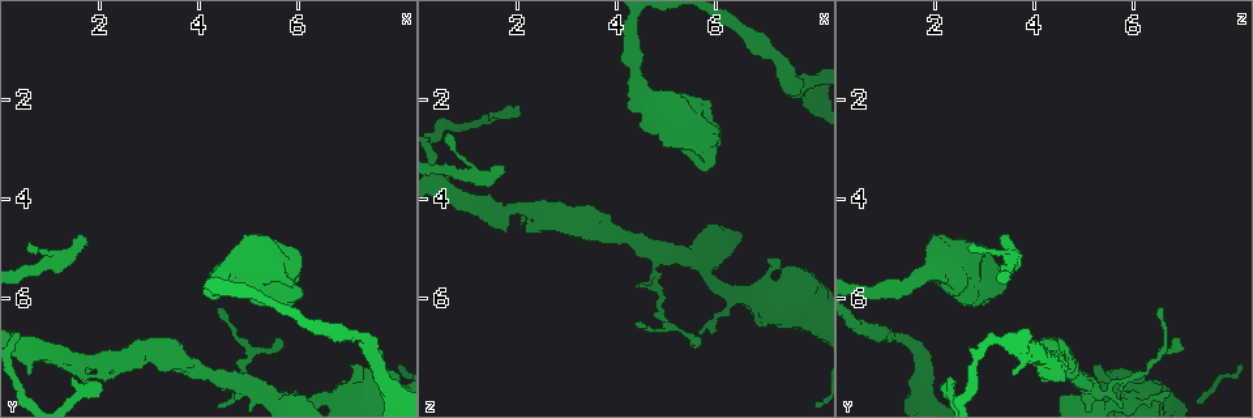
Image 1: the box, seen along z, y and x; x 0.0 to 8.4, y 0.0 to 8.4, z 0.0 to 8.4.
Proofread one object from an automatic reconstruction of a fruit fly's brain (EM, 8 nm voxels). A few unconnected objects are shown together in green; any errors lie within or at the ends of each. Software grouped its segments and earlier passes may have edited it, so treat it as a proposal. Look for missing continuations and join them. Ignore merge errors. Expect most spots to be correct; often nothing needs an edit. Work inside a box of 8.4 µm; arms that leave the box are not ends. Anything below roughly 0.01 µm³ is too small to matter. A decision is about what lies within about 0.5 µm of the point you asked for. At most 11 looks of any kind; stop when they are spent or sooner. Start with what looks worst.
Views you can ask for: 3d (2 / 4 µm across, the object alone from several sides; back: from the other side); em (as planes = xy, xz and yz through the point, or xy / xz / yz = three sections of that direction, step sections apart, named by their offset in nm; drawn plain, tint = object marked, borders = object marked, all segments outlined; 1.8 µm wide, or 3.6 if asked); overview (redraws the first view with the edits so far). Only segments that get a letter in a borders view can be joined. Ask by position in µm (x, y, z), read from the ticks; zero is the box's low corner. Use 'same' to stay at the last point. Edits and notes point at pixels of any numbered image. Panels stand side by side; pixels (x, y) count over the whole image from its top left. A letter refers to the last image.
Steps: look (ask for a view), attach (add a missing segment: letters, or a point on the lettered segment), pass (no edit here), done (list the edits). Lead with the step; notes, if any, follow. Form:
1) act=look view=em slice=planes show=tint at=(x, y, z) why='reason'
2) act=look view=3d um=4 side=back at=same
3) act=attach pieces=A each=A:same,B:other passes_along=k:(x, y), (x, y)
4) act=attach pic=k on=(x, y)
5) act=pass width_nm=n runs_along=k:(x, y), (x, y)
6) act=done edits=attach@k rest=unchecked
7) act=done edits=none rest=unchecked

act=look view=em slice=planes show=borders at=(1.65, 4.70, 3.45) why='an open end'

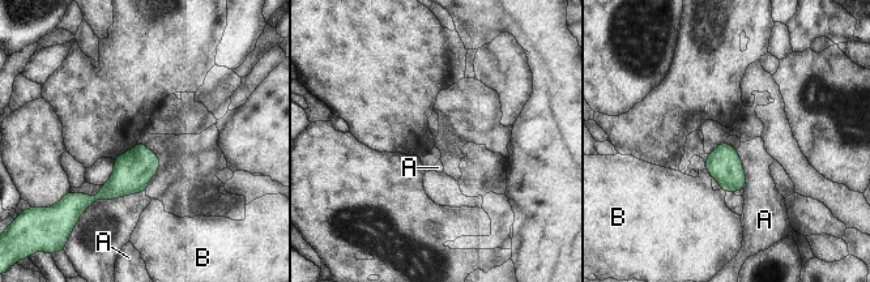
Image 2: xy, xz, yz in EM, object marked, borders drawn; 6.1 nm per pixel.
act=pass each=A:other,B:other found='none of them fits'

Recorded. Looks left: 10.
act=look view=3d um=2 at=(2.05, 7.80, 2.15) why='tapers out'

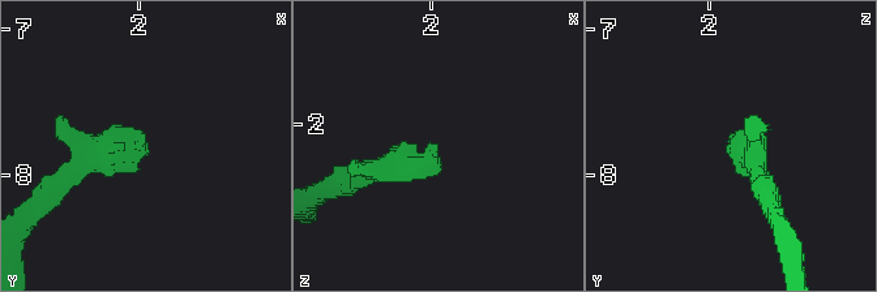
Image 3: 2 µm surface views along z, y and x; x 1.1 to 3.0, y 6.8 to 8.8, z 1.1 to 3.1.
act=look view=em slice=planes show=plain at=(2.02, 7.76, 2.12) why='now the EM'

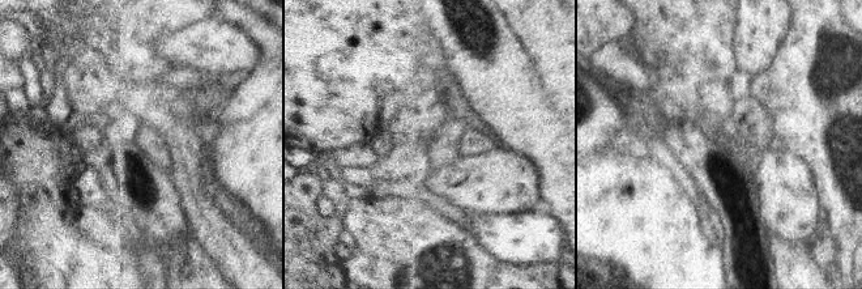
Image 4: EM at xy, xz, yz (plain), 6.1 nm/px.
act=look view=em slice=planes show=borders at=same

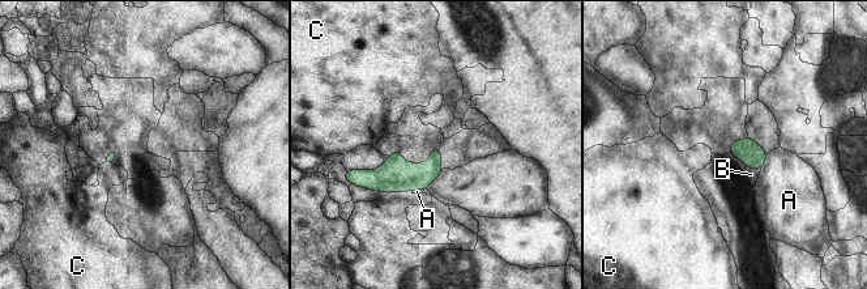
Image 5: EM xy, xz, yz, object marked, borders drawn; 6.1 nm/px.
act=pass width_nm=120 each=A:other,B:other,C:other found='no lettered segment goes on from it'

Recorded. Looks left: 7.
act=look view=em slice=xz step=4 show=borders at=(2.10, 7.60, 4.55) why='an open end'

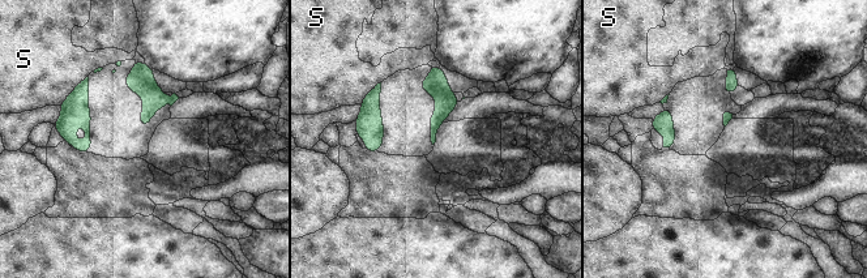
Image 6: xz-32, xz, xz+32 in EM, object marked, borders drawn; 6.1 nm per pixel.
act=pass each=S:other runs_along=6:(434, 69), (441, 93), (434, 129) found='no lettered segment goes on from it'

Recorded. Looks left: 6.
act=done edits=none rest=unchecked

